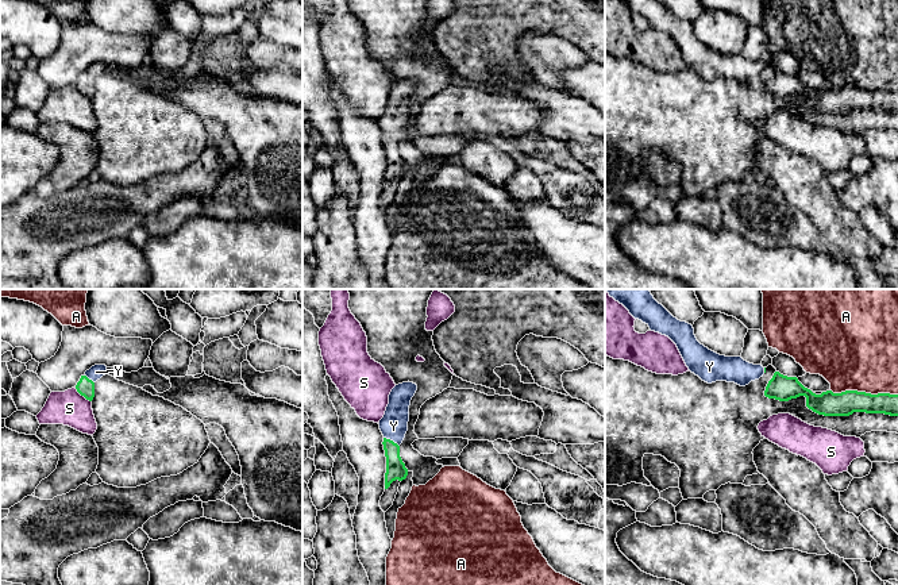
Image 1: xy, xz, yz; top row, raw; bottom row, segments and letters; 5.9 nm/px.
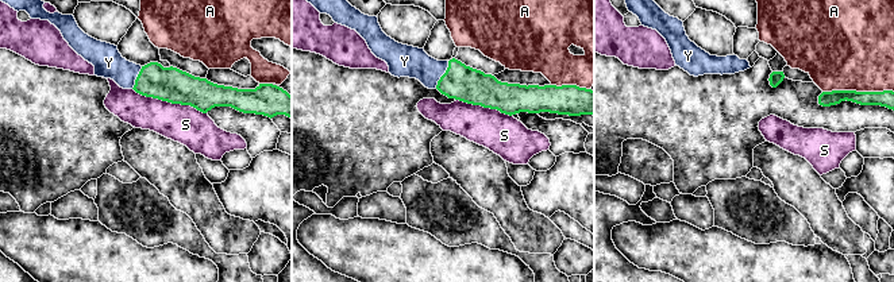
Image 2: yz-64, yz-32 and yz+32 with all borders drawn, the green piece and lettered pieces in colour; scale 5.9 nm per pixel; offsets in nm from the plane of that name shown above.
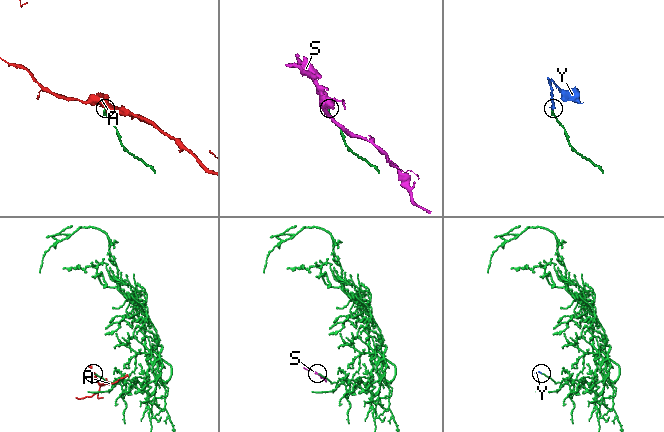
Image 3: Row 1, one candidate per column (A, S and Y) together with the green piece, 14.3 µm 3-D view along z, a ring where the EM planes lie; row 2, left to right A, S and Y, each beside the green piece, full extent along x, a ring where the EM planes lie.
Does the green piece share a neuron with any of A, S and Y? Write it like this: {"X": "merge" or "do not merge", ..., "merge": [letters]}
{"A": "do not merge", "S": "do not merge", "Y": "merge", "merge": ["Y"]}

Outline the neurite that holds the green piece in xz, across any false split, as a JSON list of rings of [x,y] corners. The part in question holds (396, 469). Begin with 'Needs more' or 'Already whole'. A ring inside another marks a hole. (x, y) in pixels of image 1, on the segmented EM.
Needs more. [[[409,381],[396,385],[389,395],[385,415],[378,423],[386,457],[385,489],[393,481],[402,481],[408,476],[408,469],[400,457],[400,444],[408,431],[409,405],[416,390],[417,385]]]

